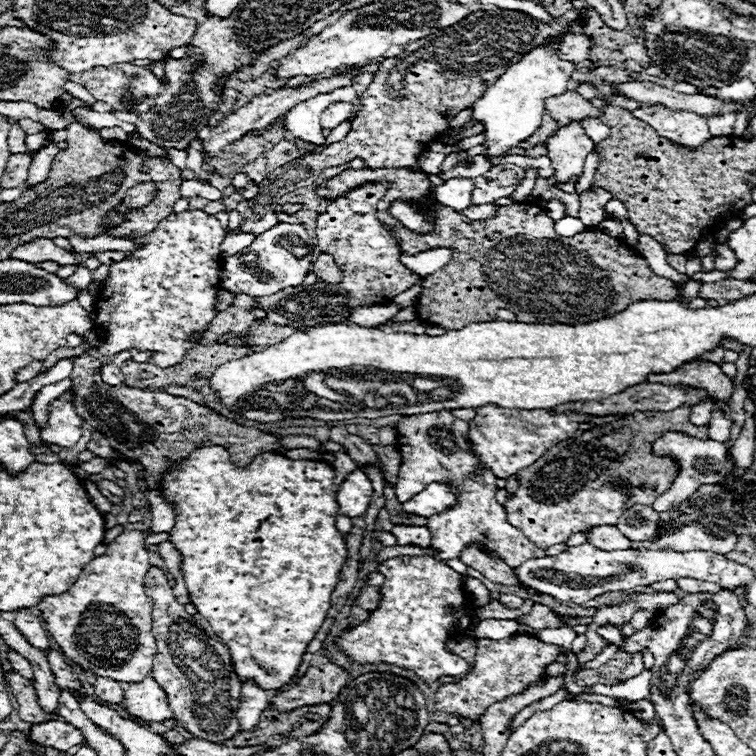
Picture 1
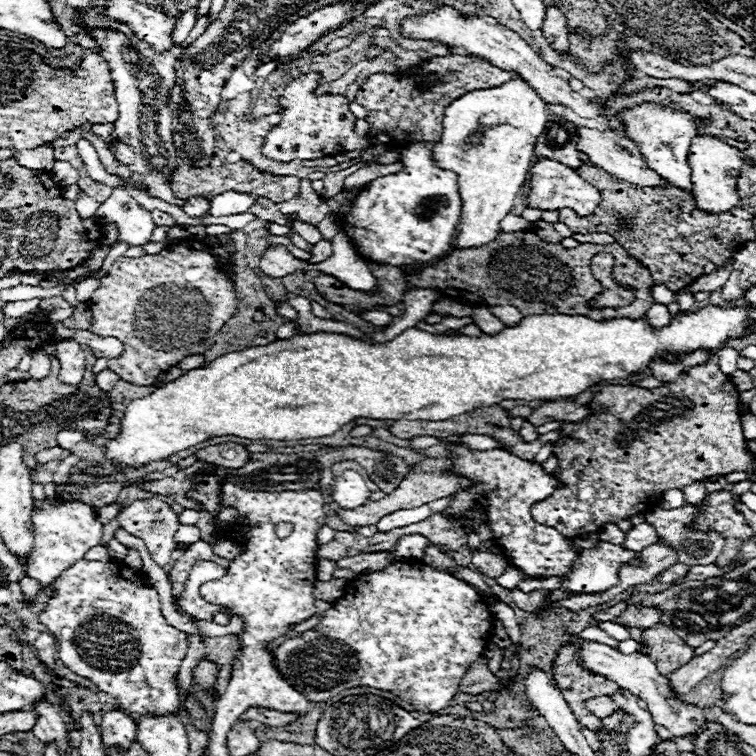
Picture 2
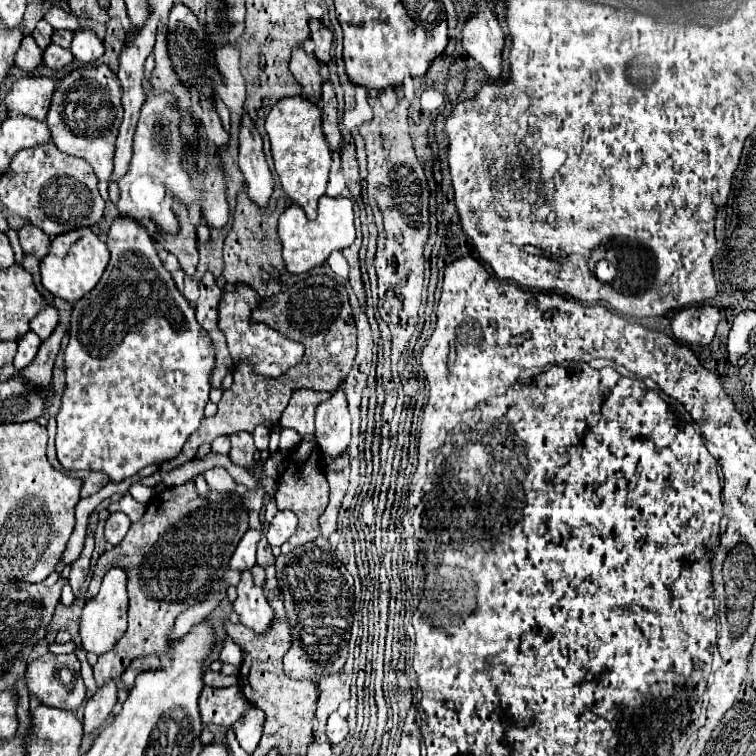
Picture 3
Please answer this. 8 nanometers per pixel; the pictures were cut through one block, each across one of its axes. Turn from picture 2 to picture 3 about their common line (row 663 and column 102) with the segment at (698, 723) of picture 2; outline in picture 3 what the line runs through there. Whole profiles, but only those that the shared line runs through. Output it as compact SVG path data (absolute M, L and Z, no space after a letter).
M110 568L102 580L100 592L96 598L86 600L82 620L80 620L80 636L86 652L104 654L108 652L124 634L126 628L126 610L128 610L128 590L126 590L126 572L124 568Z

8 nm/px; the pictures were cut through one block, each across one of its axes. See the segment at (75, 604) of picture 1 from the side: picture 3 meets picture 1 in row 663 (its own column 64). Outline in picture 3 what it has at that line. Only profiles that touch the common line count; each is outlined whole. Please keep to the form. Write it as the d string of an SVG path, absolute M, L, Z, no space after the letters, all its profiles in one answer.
M88 64L68 72L60 80L46 116L54 146L64 154L88 162L94 168L98 180L106 182L112 178L112 154L116 150L116 134L120 128L120 118L124 114L120 98L122 86L116 74L106 64Z

